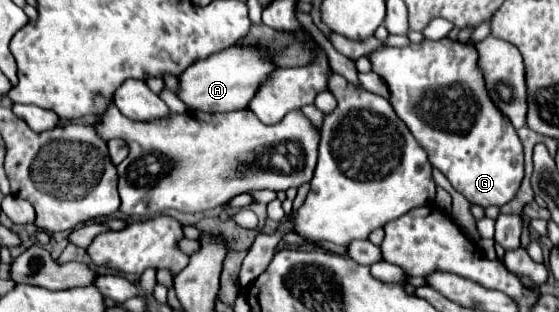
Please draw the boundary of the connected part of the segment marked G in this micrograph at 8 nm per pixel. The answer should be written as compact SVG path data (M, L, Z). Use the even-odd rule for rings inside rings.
M443 38L443 40L425 40L423 44L409 44L405 48L383 48L371 56L371 70L385 80L385 84L389 88L389 102L391 102L393 110L407 124L407 128L413 132L413 136L419 140L419 144L429 152L429 160L431 160L433 168L441 170L457 192L461 192L471 204L479 204L483 208L493 206L493 204L503 206L515 196L515 192L519 190L521 178L523 178L523 146L517 136L517 130L505 120L505 116L501 116L501 112L497 112L497 108L493 108L493 104L485 92L485 82L481 80L481 74L477 72L477 50L473 46L459 44L451 38Z

